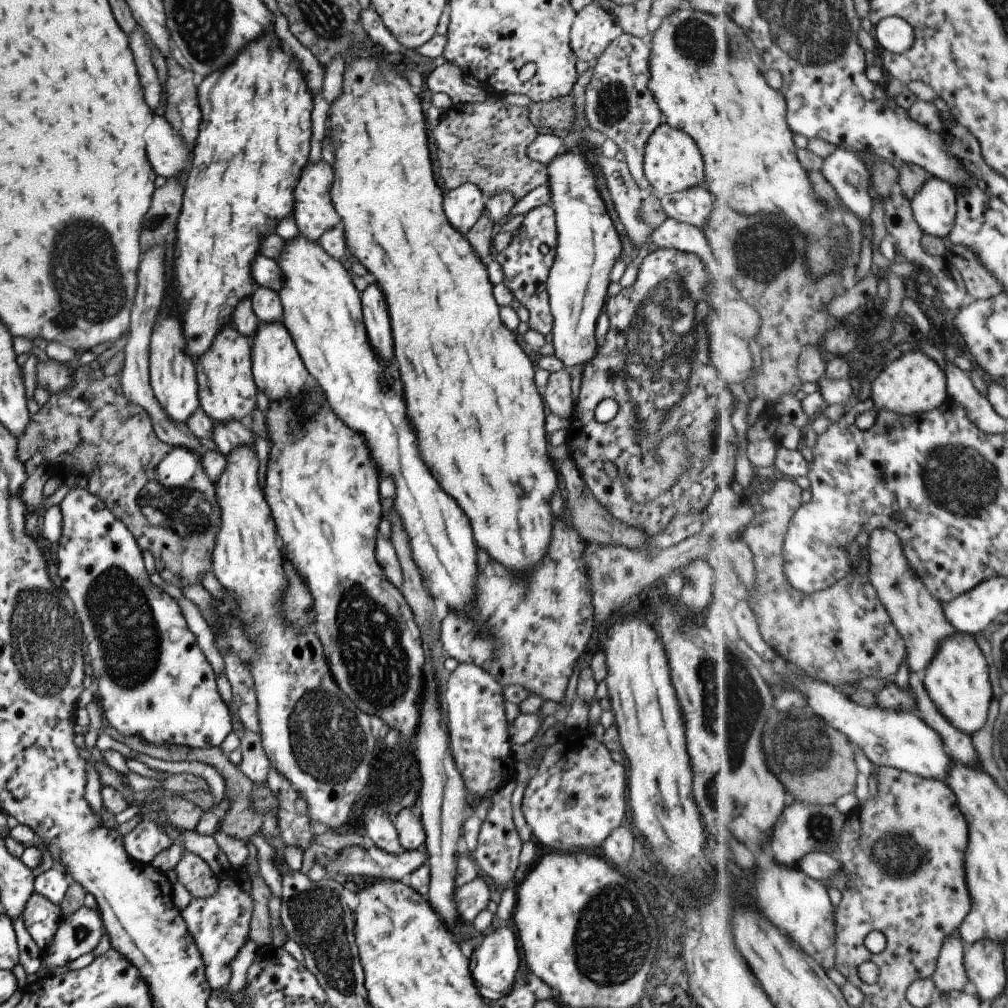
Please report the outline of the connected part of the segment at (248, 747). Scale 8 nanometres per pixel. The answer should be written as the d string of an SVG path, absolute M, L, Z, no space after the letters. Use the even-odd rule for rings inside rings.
M236 730L240 739L240 752L242 761L236 768L247 776L253 784L267 784L270 760L262 746L261 735L248 732L248 730Z

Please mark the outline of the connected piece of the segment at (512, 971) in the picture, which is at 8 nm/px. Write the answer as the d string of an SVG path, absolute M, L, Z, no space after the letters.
M500 926L476 950L473 978L494 992L508 992L520 968L518 942L510 926Z

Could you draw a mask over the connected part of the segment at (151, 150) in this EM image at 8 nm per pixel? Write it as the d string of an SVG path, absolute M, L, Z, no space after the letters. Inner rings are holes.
M153 115L144 140L148 154L146 158L156 176L176 179L190 167L193 150L172 130L170 122L164 116Z

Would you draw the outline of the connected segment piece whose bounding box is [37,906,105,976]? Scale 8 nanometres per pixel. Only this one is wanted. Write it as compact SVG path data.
M82 907L74 914L61 920L54 940L44 950L42 968L38 976L52 972L54 968L65 966L80 956L86 956L99 944L105 933L99 910Z

